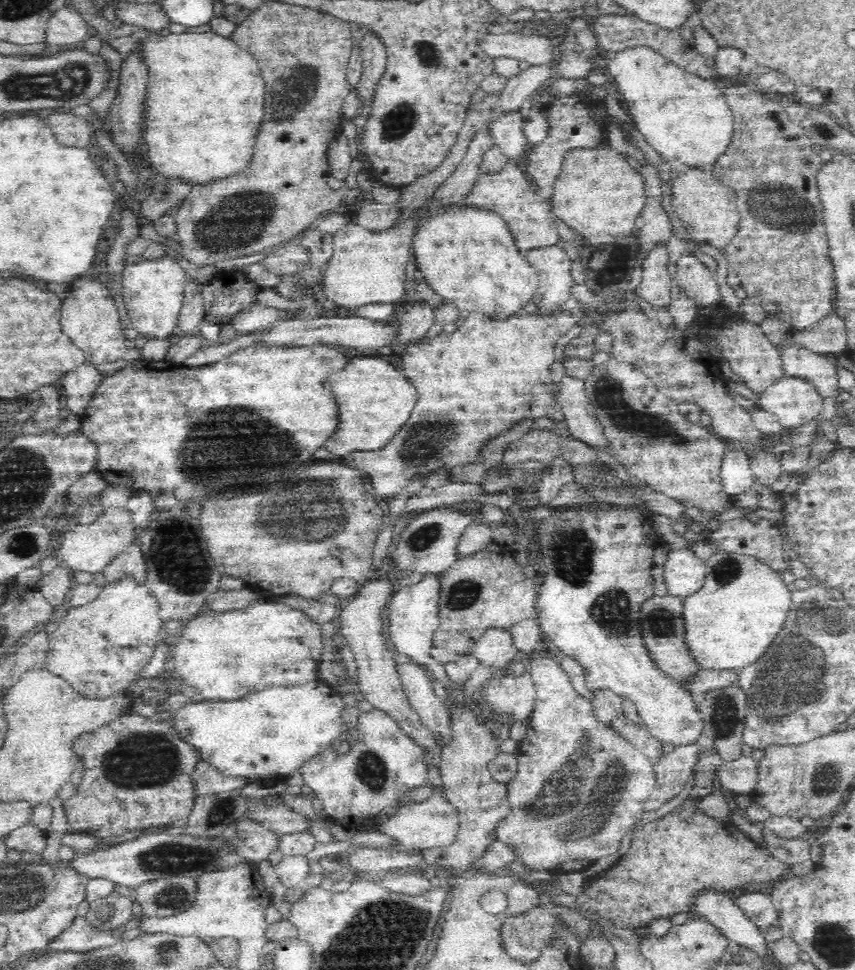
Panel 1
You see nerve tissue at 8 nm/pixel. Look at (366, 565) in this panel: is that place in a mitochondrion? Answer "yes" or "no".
no

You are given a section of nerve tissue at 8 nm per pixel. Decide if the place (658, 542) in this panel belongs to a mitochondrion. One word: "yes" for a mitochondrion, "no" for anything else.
no

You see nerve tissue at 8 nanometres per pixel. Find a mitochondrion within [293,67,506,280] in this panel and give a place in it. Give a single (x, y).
(398, 122)

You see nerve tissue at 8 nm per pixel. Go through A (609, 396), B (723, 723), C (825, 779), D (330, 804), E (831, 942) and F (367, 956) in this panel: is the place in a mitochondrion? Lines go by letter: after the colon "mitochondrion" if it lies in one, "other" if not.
A: mitochondrion
B: mitochondrion
C: mitochondrion
D: other
E: mitochondrion
F: mitochondrion

